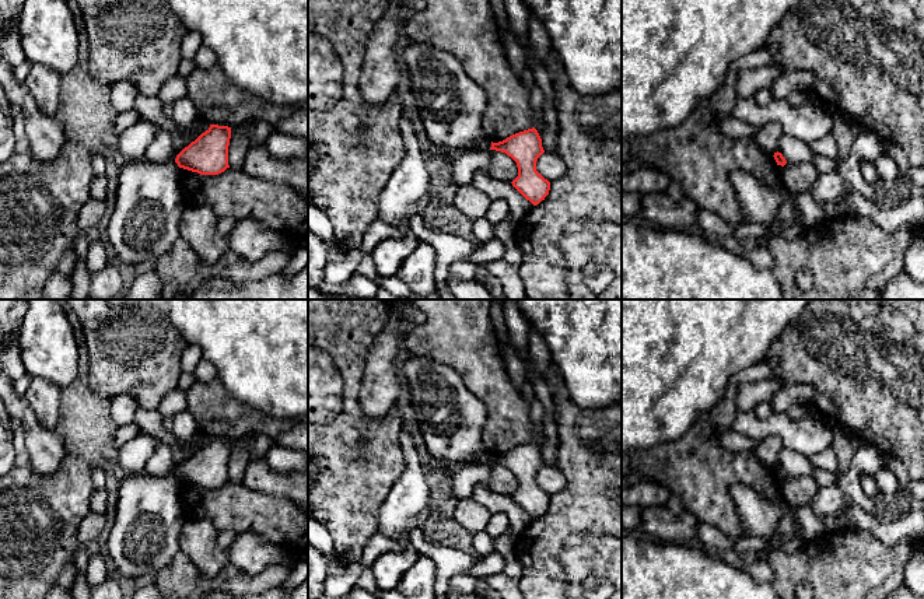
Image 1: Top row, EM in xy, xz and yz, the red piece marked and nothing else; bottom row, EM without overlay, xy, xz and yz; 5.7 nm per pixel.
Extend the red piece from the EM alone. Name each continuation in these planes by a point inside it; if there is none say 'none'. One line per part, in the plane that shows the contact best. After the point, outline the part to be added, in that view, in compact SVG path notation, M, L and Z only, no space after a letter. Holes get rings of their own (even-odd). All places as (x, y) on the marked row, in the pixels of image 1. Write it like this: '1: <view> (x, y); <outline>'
none

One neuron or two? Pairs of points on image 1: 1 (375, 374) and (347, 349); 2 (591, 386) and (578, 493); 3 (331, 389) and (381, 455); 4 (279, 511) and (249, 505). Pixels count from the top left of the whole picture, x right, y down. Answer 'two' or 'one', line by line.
1: two
2: two
3: two
4: one

